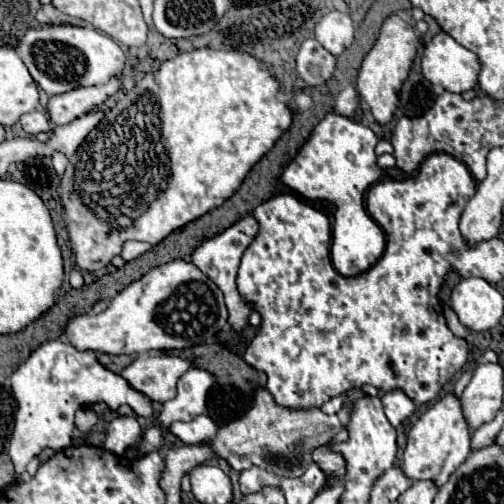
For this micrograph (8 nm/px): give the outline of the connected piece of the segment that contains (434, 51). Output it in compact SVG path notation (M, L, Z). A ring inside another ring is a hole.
M439 32L425 46L421 70L431 84L443 86L447 92L461 94L475 88L481 62L475 52L461 46L447 32Z

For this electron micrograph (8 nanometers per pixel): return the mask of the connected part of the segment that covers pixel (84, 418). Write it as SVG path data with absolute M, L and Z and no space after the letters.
M83 406L75 412L75 426L81 434L87 434L91 430L91 426L95 426L99 420L99 416L93 412L91 406Z

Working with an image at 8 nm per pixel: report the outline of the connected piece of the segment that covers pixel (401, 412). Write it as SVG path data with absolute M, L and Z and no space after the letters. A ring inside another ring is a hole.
M393 390L381 396L383 408L385 408L385 416L389 418L391 426L399 426L405 418L409 418L415 412L415 404L409 396L405 396L405 392L401 390Z

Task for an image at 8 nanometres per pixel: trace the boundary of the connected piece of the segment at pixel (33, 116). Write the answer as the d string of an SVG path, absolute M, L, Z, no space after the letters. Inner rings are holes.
M35 110L35 112L29 112L25 116L21 116L21 126L27 134L41 134L41 132L49 132L51 130L51 124L45 116L43 110Z

